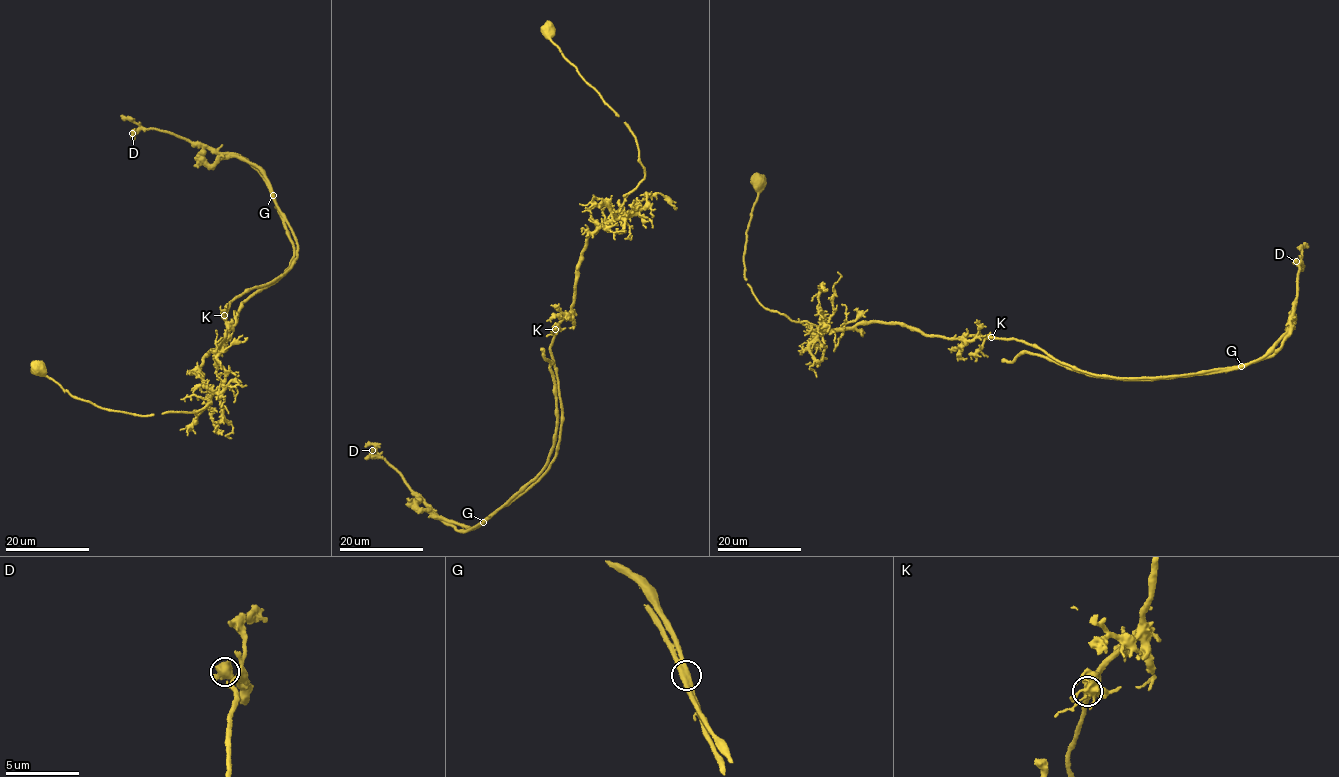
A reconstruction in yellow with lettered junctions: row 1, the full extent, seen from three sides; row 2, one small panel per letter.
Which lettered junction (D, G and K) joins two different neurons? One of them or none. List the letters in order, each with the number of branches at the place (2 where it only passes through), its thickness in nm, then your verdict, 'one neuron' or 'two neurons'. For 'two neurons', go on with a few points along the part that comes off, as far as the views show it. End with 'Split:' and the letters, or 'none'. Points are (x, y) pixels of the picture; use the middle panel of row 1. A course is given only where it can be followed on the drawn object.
D: branches 2; calibre 550 nm; one neuron
G: branches 2; calibre 550 nm; two neurons; course (483, 522), (536, 477), (548, 460), (556, 427), (554, 375), (541, 348)
K: branches 2; calibre 550 nm; one neuron
Split: G

